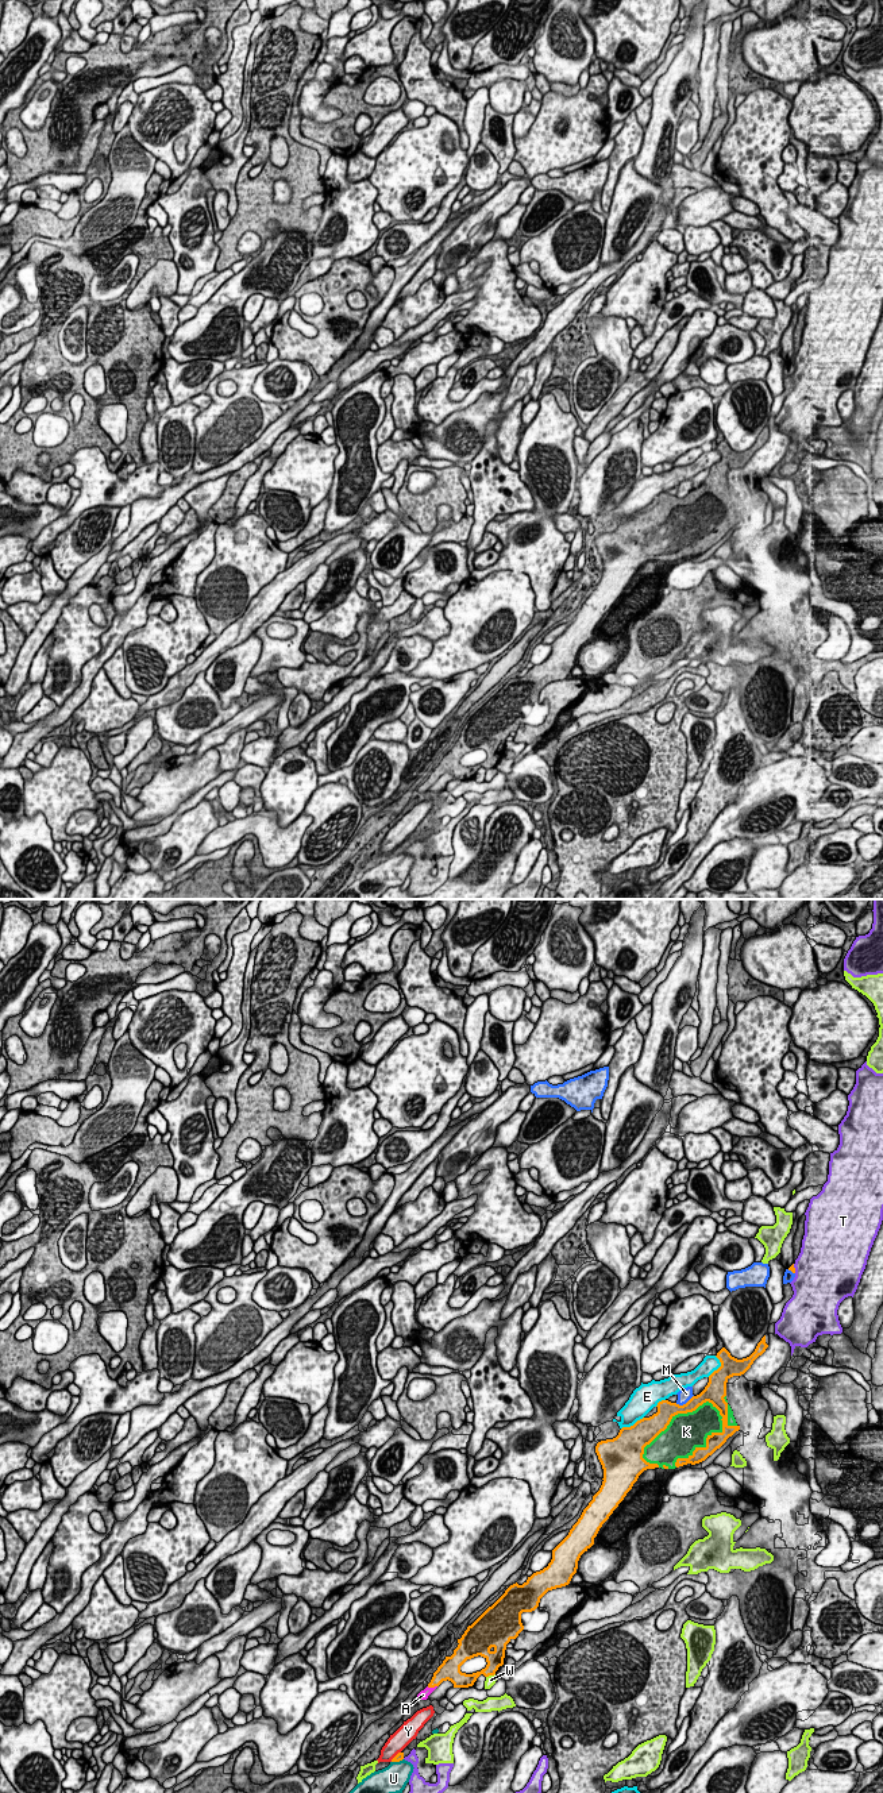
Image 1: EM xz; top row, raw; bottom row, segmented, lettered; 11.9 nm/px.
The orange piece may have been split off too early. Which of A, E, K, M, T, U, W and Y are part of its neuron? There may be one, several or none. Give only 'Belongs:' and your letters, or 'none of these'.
Belongs: A, K

